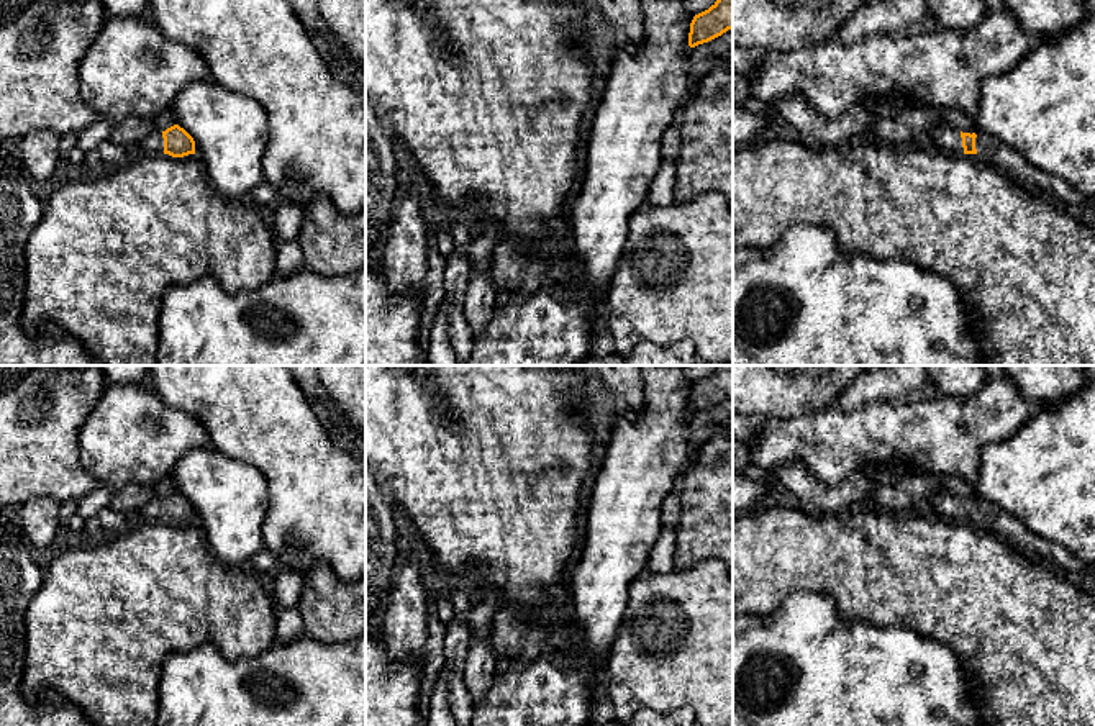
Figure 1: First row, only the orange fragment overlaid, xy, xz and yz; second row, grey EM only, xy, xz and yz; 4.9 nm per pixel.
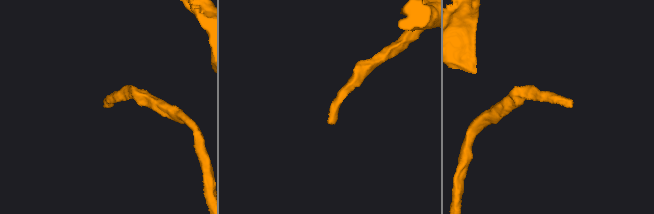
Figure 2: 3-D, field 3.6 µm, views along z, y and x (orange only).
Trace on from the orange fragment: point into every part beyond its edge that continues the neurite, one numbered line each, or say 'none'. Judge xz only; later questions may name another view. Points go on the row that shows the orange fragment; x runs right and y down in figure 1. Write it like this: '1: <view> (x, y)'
none

